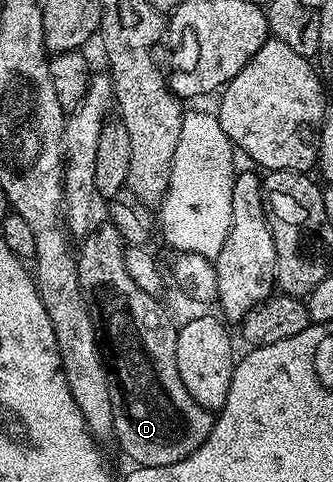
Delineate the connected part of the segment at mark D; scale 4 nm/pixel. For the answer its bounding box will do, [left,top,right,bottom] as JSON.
[76,220,214,466]

